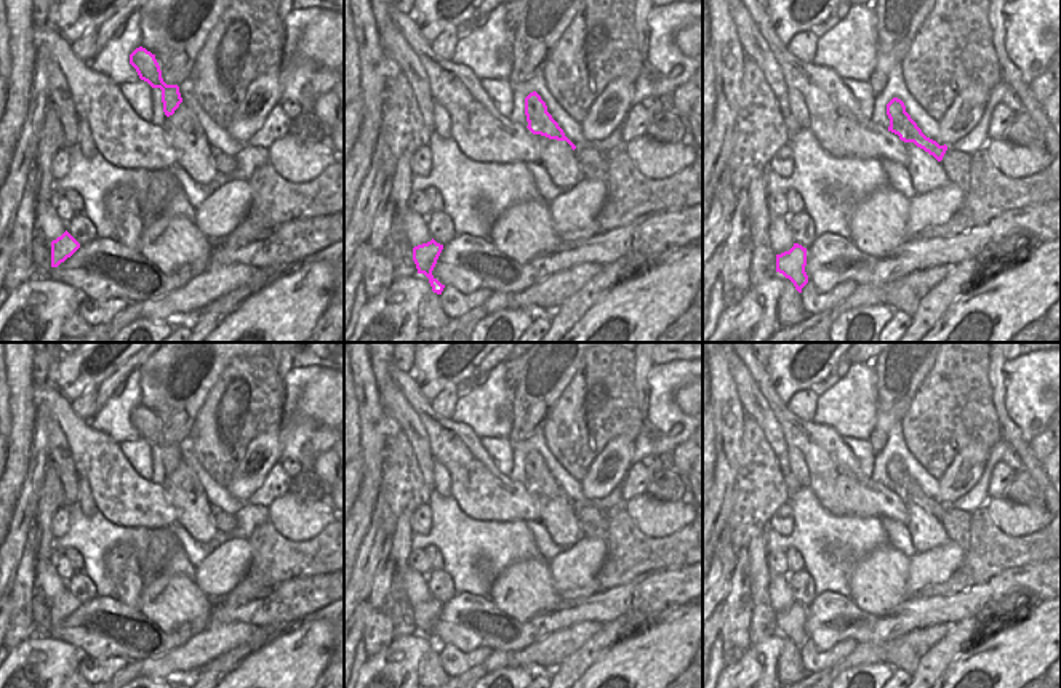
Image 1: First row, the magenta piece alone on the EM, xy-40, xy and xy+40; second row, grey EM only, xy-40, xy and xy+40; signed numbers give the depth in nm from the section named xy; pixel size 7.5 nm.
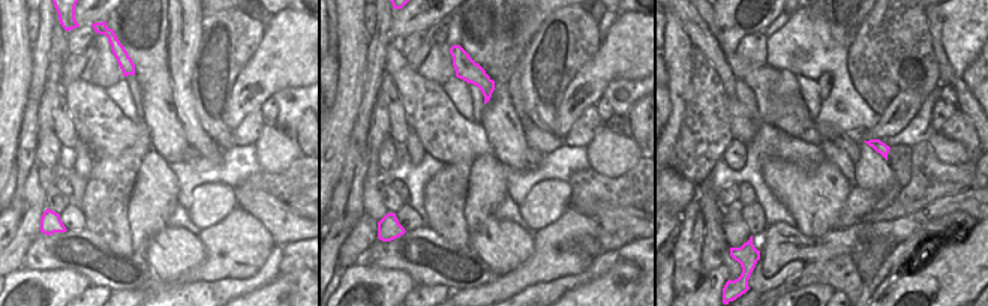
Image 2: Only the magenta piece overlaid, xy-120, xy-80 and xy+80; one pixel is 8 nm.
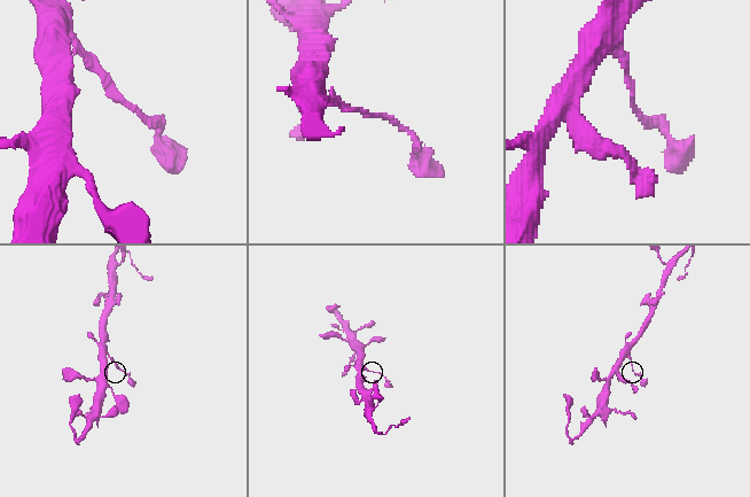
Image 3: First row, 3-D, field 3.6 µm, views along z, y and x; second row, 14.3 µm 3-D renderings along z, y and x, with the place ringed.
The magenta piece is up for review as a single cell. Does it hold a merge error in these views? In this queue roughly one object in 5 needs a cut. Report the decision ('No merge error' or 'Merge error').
No merge error.

